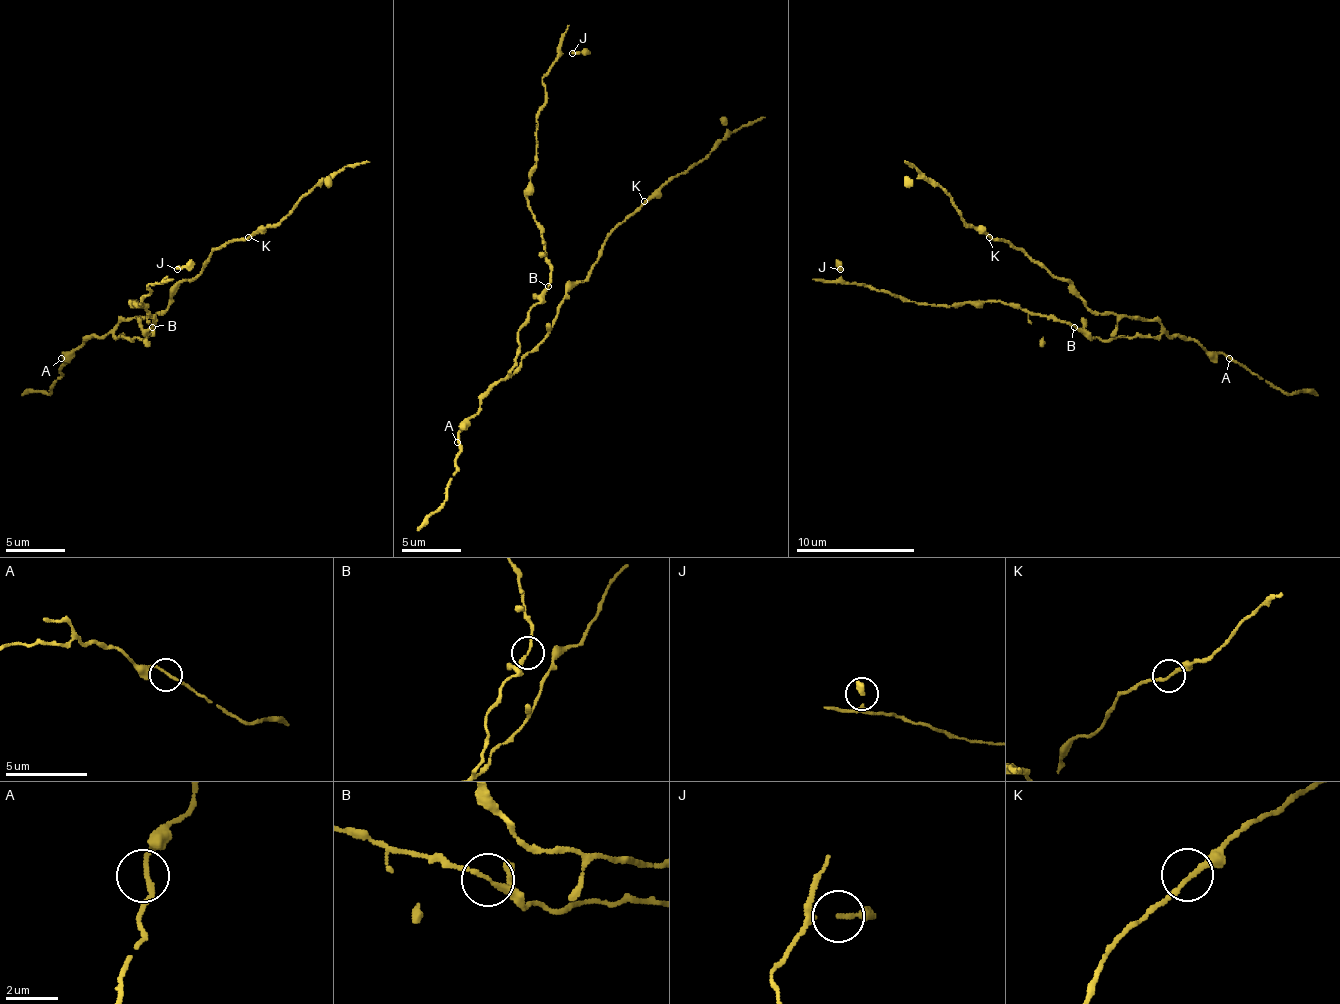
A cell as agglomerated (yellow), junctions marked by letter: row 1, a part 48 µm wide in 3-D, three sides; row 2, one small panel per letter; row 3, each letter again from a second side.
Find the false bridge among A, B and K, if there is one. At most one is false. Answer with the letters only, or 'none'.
none

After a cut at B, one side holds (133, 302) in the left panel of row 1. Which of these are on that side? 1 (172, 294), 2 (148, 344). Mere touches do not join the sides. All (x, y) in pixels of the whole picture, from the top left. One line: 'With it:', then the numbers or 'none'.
With it: 2

